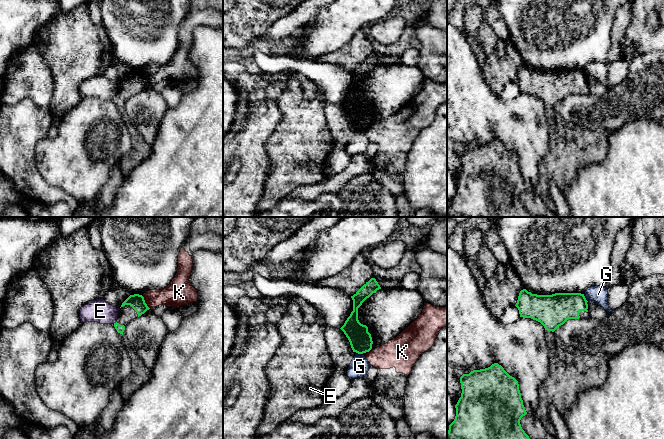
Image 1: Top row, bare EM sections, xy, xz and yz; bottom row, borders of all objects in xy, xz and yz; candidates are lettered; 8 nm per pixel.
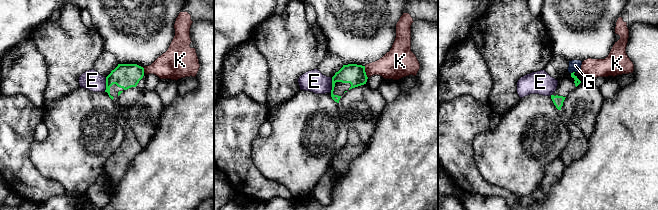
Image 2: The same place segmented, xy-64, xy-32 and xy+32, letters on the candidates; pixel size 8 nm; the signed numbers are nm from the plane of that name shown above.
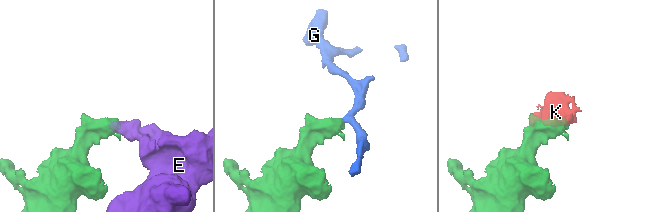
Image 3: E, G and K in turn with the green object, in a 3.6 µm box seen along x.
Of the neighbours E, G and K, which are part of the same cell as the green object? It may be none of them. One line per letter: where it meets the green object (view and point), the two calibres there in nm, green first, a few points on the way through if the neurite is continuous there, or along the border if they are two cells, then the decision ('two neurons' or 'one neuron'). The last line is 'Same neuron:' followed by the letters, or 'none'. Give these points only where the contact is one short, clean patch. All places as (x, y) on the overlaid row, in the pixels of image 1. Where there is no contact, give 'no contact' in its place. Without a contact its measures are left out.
E: xy (114, 323) | 70/180 nm | along xy (116, 321), (113, 323) | two neurons
G: yz (585, 298) | 240/140 nm | along yz (583, 294), (587, 301) | two neurons
K: xy (144, 302) | 120/190 nm | along xy (141, 295), (144, 302), (150, 308) | two neurons
Same neuron: none

